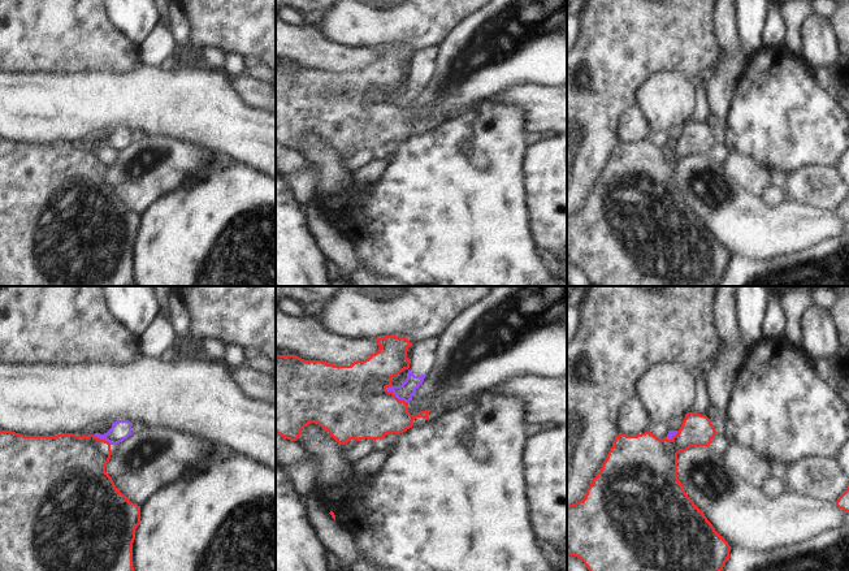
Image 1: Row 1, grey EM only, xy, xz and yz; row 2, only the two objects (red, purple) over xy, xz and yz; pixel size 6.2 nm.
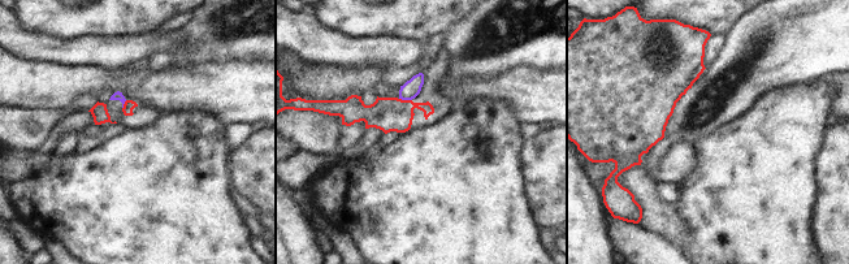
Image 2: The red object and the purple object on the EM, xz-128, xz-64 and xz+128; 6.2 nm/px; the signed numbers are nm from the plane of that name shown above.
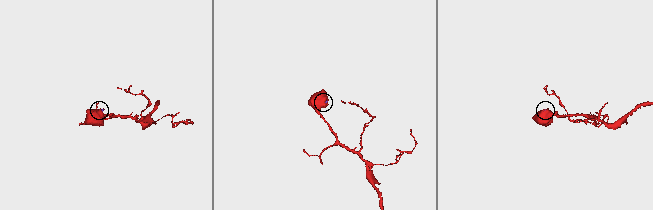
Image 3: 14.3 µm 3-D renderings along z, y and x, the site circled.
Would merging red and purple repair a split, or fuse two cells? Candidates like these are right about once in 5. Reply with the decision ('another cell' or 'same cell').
another cell

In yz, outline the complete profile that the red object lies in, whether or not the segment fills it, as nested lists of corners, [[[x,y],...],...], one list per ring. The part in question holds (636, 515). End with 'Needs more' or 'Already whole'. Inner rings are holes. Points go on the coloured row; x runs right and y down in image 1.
[[[688,412],[685,415],[680,429],[671,440],[667,437],[658,438],[650,431],[637,436],[619,433],[612,442],[612,447],[610,449],[601,471],[586,489],[584,499],[567,506],[567,554],[581,559],[589,571],[722,571],[729,558],[729,551],[732,548],[715,531],[705,514],[688,497],[683,484],[677,479],[677,454],[680,451],[686,451],[692,446],[710,446],[715,434],[716,431],[711,424],[711,420],[706,415],[696,412]]]. Already whole.

